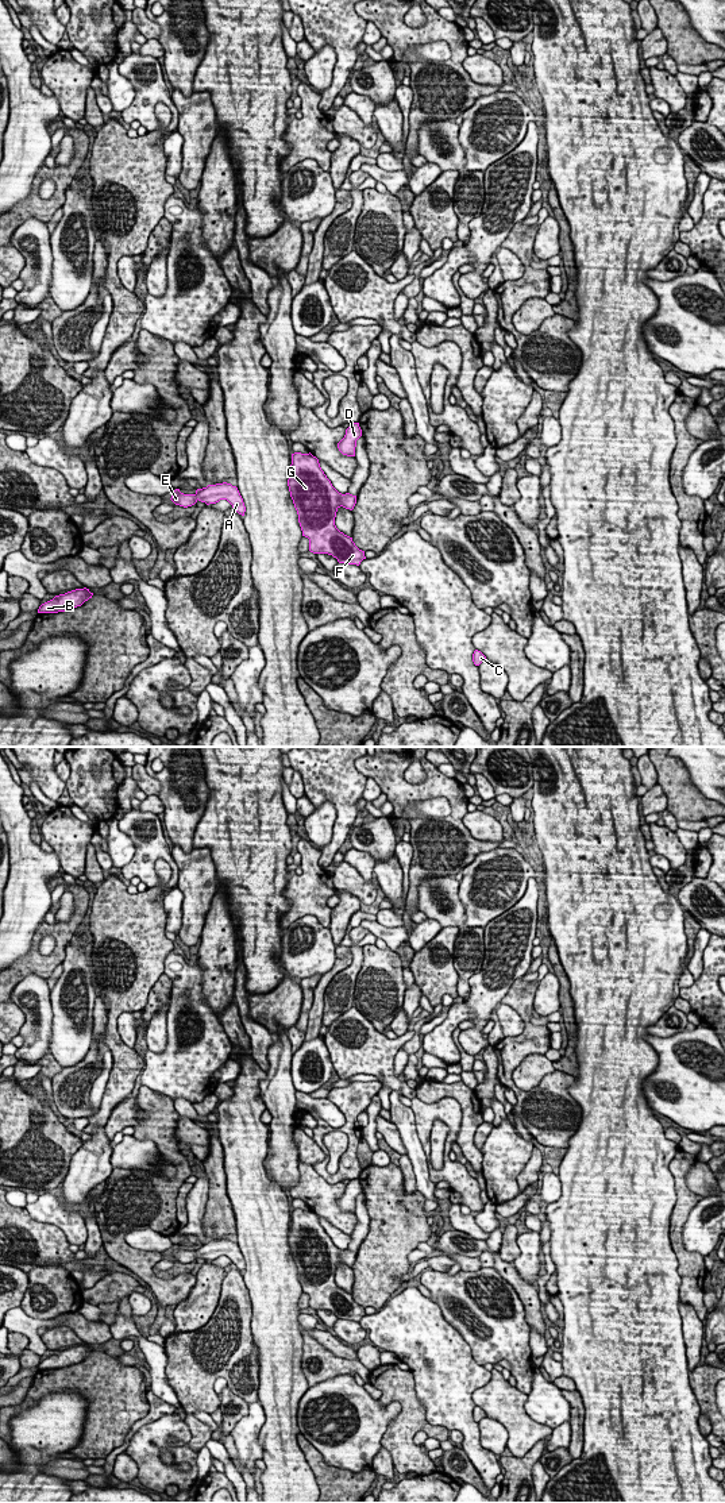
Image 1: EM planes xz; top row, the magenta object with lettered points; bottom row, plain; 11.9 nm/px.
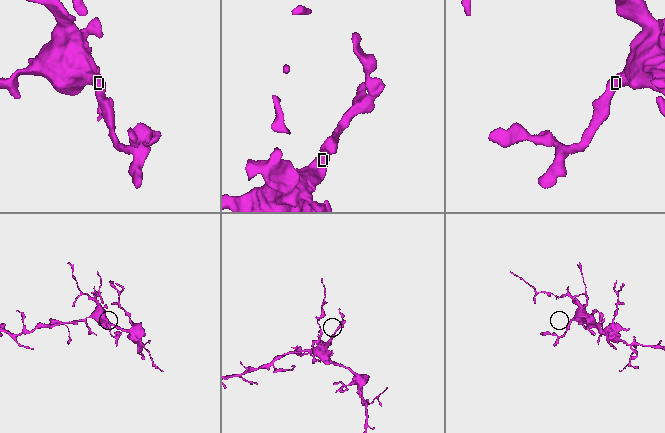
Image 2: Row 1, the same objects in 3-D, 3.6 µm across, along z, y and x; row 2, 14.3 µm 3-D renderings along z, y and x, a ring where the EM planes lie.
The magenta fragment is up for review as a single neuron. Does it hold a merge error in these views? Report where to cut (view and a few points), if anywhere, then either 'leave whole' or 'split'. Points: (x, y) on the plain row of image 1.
cut none; leave whole

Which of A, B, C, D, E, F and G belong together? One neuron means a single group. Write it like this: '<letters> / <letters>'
A B C D E F G

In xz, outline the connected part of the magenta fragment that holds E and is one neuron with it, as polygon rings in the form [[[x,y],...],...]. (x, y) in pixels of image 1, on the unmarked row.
[[[227,1238],[208,1241],[207,1244],[197,1245],[194,1250],[184,1250],[180,1245],[176,1245],[170,1256],[176,1261],[184,1264],[192,1263],[197,1257],[209,1261],[216,1260],[220,1256],[227,1256],[239,1271],[244,1272],[246,1268],[246,1263],[238,1244]]]

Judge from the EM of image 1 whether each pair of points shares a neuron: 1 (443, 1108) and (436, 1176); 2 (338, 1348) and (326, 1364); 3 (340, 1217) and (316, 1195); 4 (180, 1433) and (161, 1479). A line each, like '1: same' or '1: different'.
1: same
2: different
3: same
4: same

